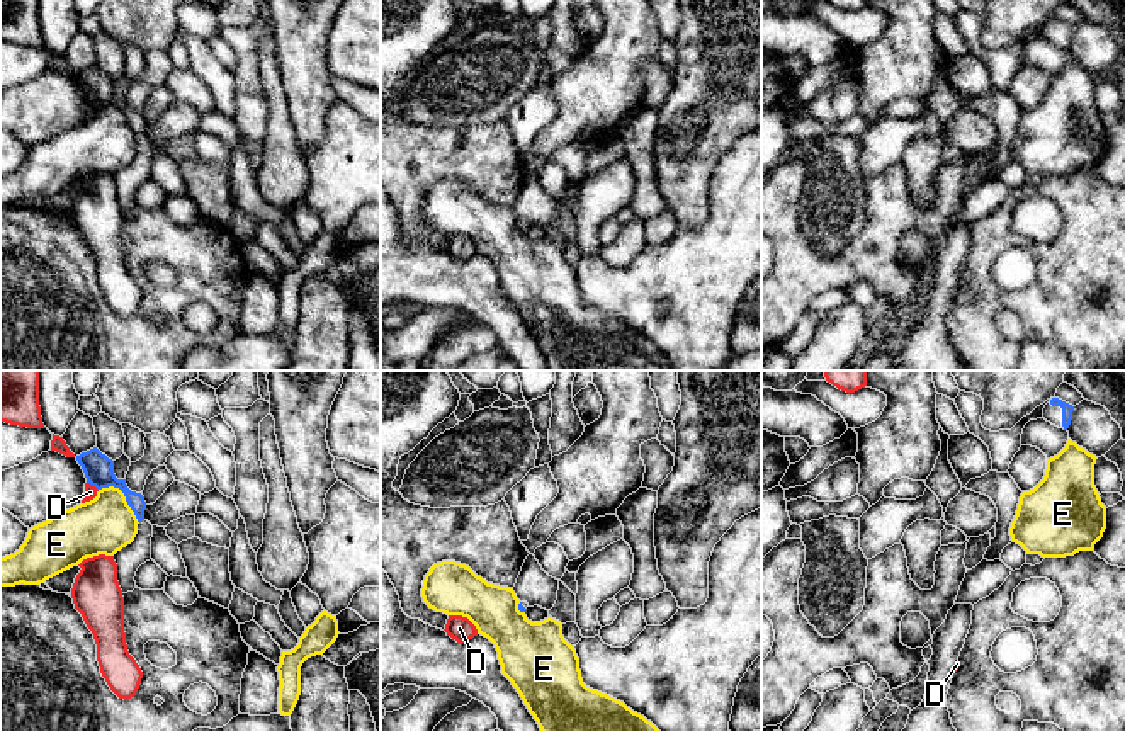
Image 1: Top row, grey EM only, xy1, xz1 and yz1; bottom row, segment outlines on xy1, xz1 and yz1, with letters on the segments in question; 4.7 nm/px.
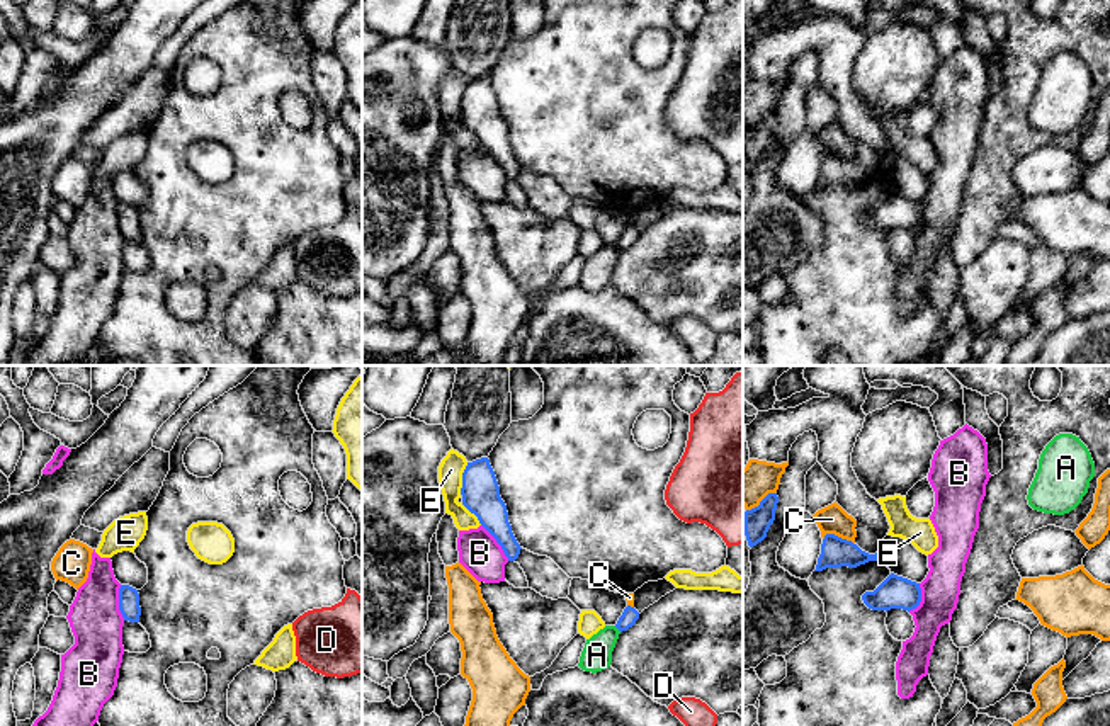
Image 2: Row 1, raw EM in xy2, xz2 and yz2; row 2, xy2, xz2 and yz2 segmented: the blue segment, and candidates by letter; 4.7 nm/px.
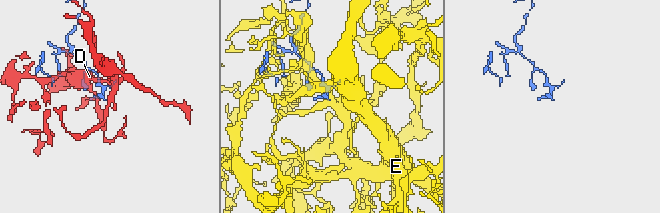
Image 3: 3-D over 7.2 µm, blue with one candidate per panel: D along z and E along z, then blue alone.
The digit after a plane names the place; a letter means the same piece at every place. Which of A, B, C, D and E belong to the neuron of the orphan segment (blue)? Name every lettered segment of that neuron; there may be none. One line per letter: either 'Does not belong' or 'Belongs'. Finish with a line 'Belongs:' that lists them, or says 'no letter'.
A: Does not belong
B: Does not belong
C: Does not belong
D: Does not belong
E: Does not belong
Belongs: no letter

